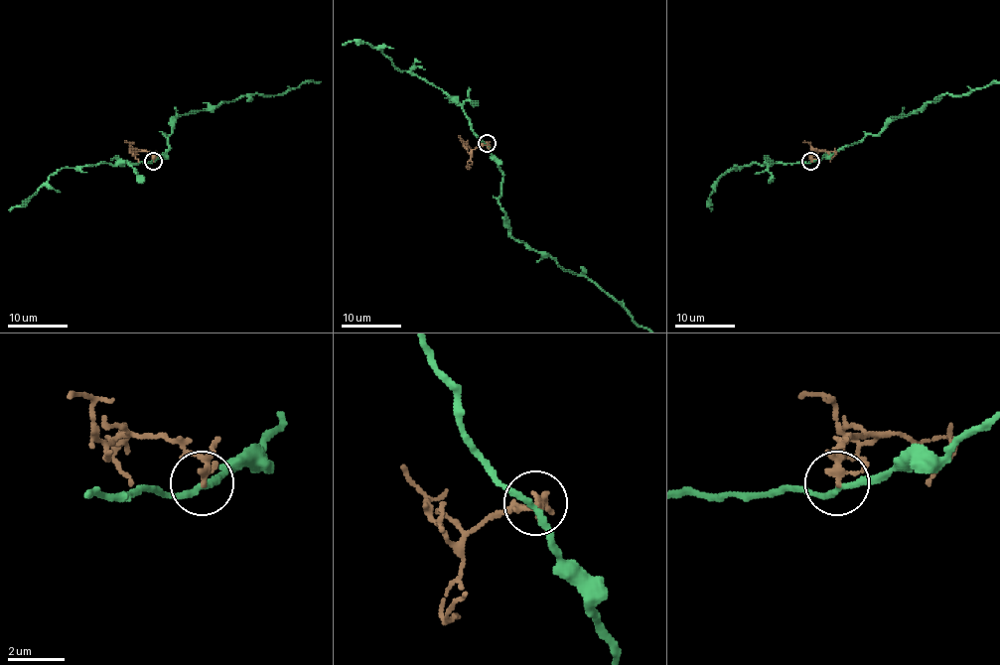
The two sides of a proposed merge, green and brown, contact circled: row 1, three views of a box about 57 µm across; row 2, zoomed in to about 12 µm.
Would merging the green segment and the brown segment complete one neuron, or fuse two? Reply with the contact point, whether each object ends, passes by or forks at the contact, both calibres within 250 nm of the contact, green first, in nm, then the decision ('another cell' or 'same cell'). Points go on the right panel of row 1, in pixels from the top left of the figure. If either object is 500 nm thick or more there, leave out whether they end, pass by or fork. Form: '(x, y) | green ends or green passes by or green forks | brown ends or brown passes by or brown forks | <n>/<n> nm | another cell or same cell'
(810, 161) | green passes by | brown forks | 200/150 nm | another cell

